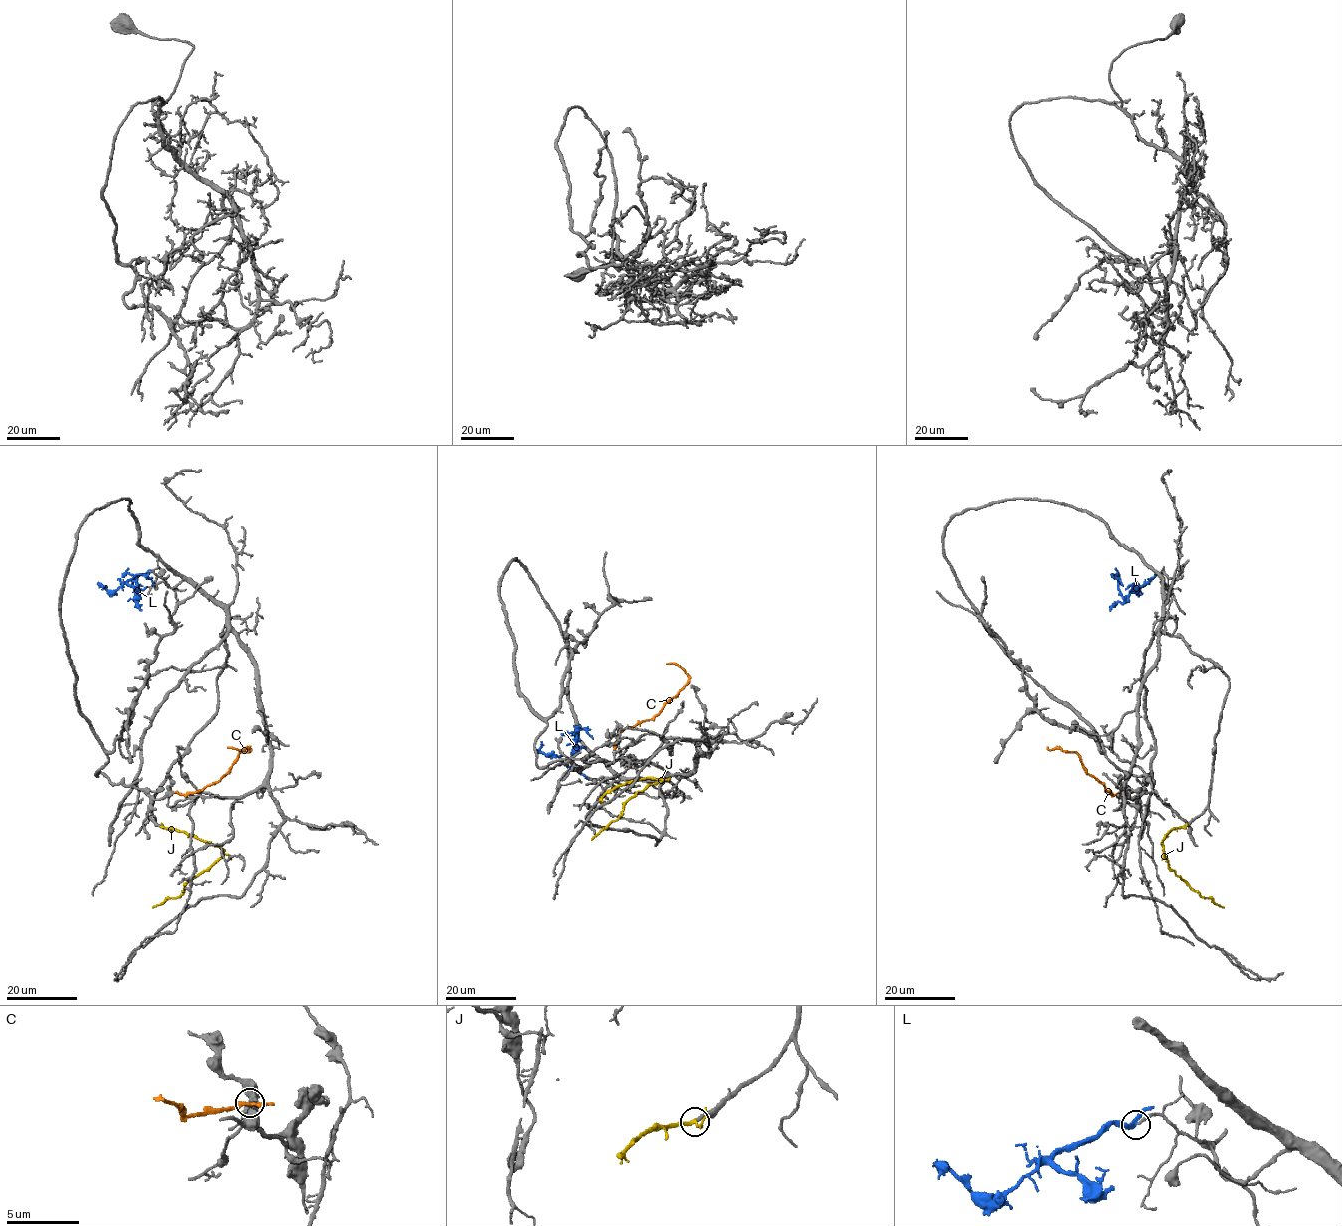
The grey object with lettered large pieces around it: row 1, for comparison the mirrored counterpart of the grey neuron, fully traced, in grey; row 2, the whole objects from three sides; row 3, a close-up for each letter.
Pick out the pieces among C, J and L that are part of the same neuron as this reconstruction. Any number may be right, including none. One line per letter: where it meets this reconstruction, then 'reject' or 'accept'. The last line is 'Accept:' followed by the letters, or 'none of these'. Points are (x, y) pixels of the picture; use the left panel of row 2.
C: meets grey at (173, 792); reject
J: meets grey at (161, 827); accept
L: meets grey at (147, 574); reject
Accept: J

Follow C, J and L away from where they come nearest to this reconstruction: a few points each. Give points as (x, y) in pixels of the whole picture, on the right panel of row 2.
C: (1128, 792), (1113, 795), (1086, 772), (1077, 753), (1048, 747)
J: (1184, 826), (1171, 830), (1162, 841), (1168, 866), (1202, 896), (1210, 897), (1224, 907)
L: (1160, 574), (1127, 596), (1123, 596), (1117, 577), (1112, 574), (1123, 586)

